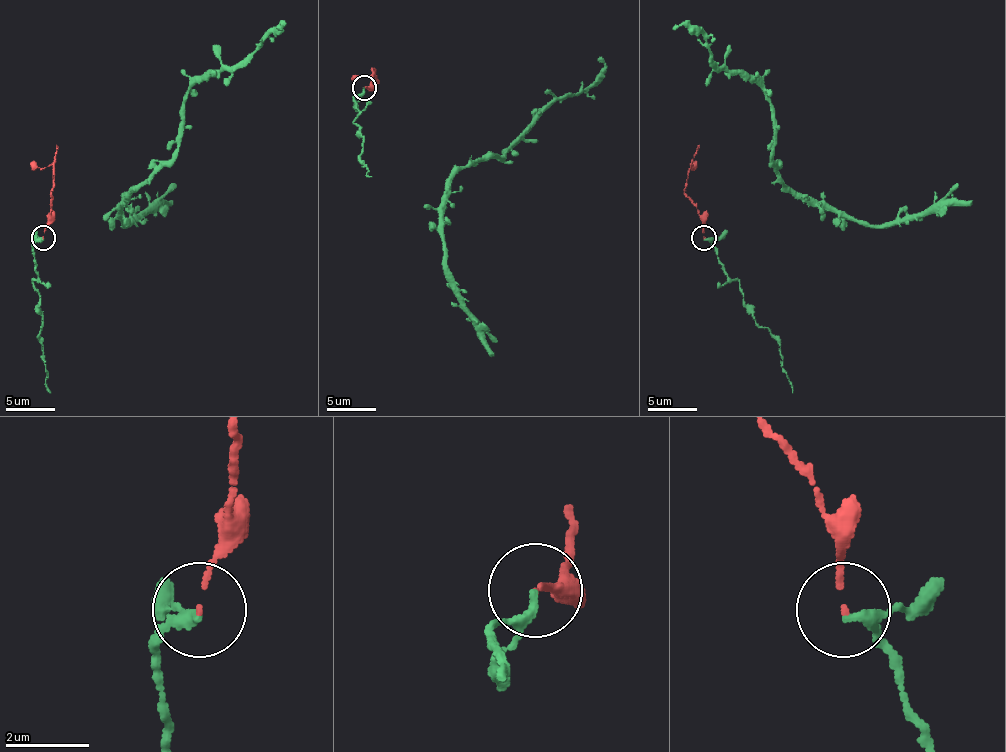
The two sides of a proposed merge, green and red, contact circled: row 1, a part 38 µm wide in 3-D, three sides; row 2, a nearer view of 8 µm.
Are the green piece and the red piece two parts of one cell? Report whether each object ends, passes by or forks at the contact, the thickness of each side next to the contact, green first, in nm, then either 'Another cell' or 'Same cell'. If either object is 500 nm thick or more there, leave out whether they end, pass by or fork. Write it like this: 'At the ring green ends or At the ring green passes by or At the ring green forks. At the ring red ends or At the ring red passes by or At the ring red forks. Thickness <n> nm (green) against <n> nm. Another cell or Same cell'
At the ring green passes by. At the ring red ends. Thickness 170 nm (green) against 90 nm. Same cell

